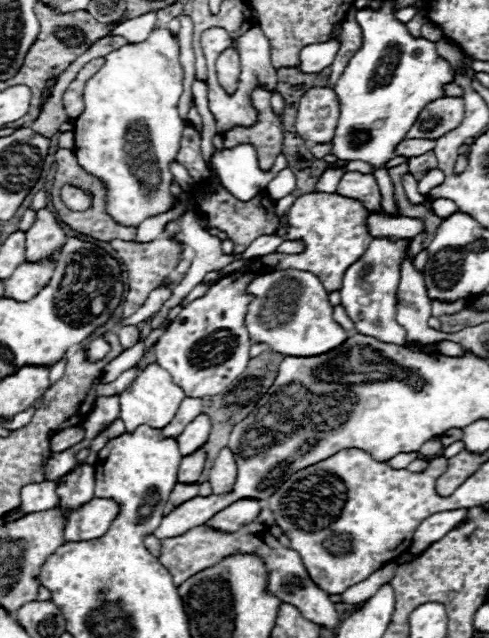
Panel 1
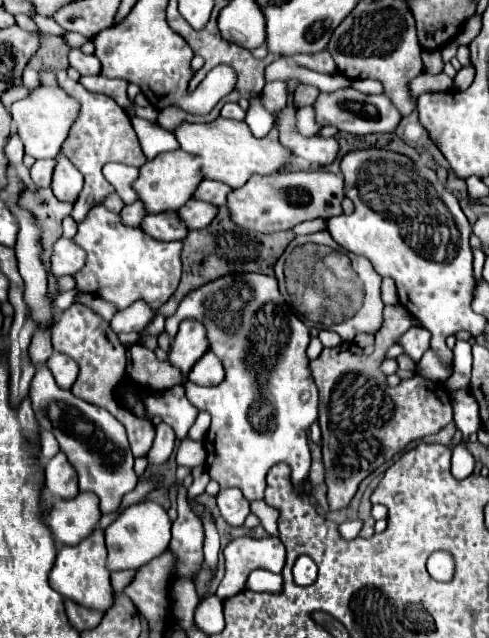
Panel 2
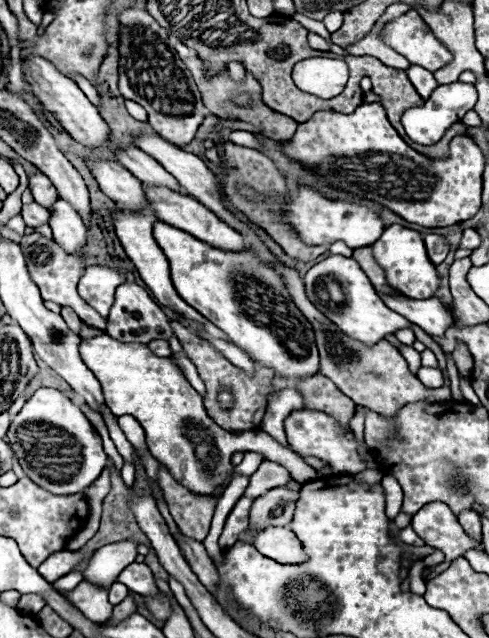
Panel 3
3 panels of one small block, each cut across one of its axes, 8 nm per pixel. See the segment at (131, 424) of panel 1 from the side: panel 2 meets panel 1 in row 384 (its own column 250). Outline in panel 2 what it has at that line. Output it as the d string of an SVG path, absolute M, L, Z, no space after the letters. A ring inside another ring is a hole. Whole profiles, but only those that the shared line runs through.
M216 118L210 124L182 124L176 128L176 138L180 142L180 148L188 154L202 156L204 162L204 174L206 178L224 182L232 188L240 188L248 182L250 176L260 174L274 174L282 170L284 166L290 164L292 152L280 144L278 134L276 134L276 125L268 132L264 138L254 138L246 122L238 120L228 120L228 118Z

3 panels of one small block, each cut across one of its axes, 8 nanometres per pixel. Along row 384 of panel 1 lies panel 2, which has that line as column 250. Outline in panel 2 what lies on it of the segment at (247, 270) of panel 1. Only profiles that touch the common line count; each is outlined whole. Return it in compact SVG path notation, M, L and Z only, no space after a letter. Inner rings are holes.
M316 170L316 172L276 172L270 176L252 176L242 188L228 196L228 208L232 220L248 232L280 232L290 230L300 222L312 218L332 218L342 214L344 180L338 174Z

